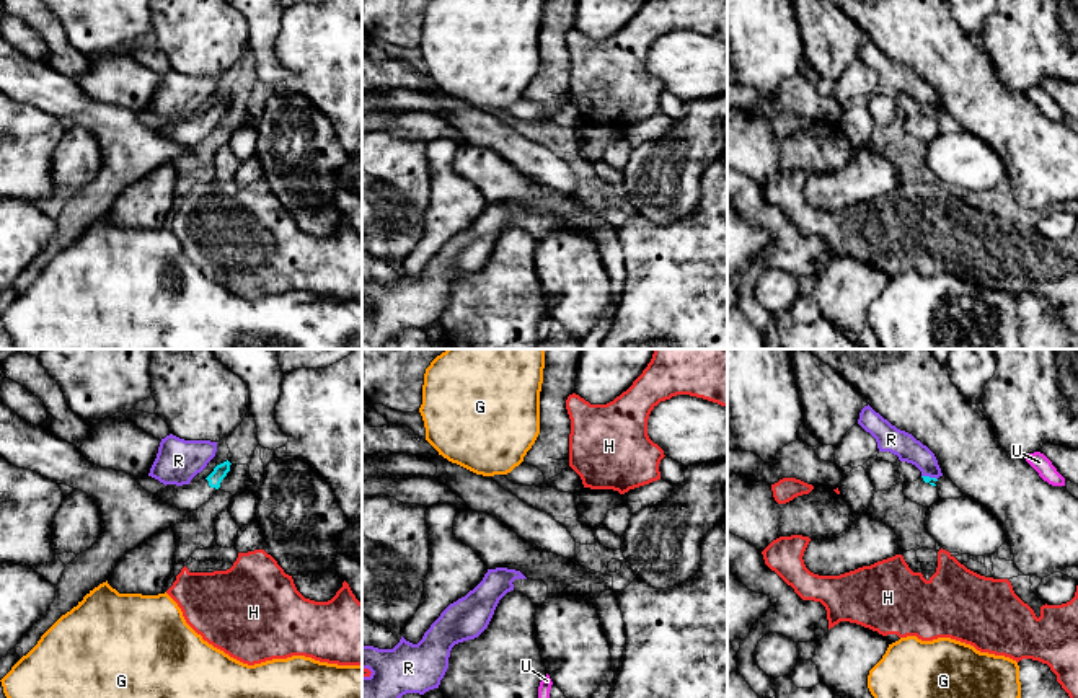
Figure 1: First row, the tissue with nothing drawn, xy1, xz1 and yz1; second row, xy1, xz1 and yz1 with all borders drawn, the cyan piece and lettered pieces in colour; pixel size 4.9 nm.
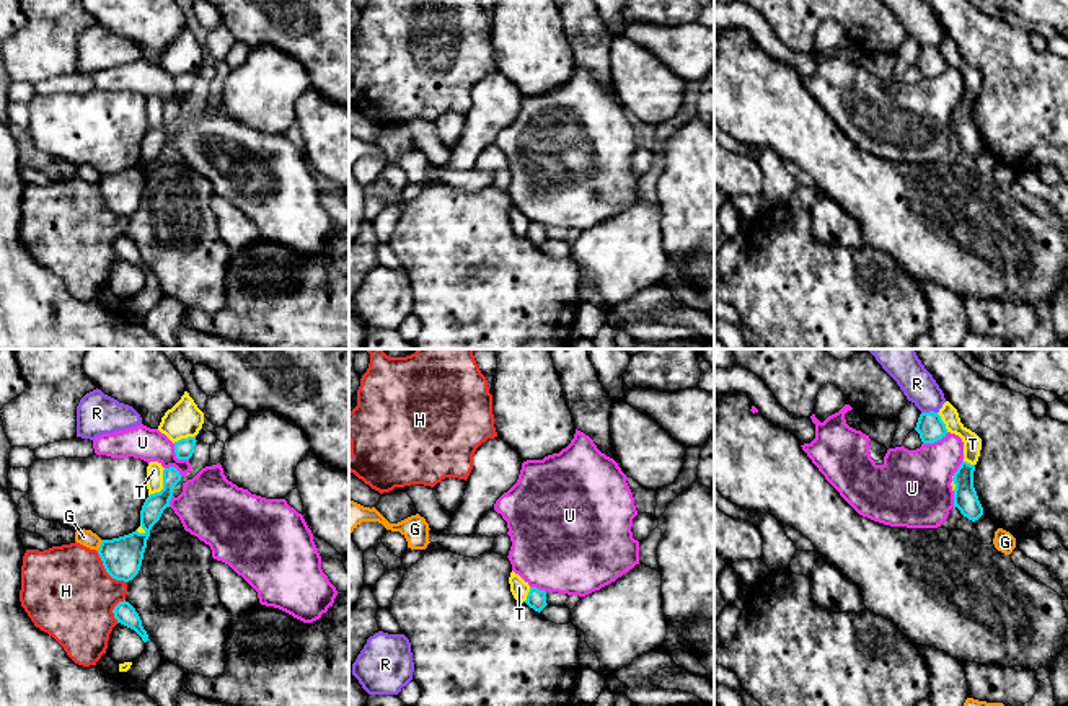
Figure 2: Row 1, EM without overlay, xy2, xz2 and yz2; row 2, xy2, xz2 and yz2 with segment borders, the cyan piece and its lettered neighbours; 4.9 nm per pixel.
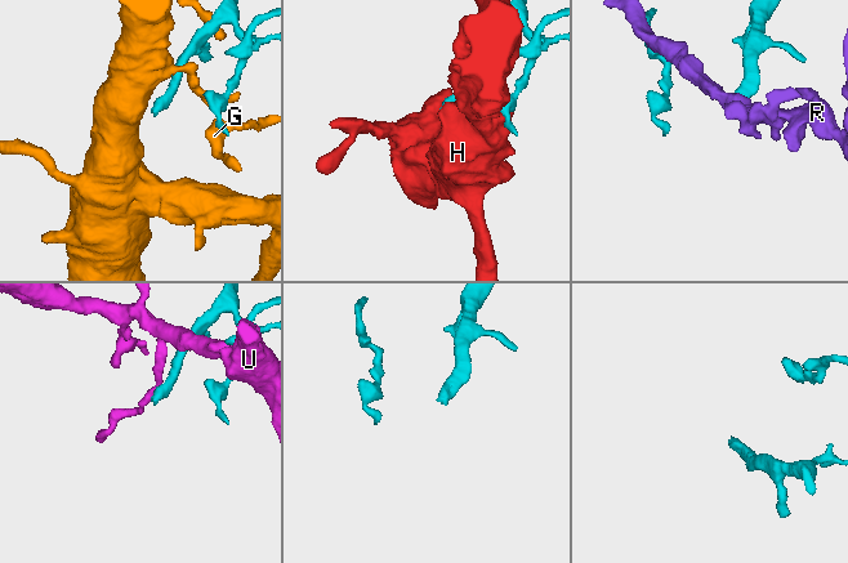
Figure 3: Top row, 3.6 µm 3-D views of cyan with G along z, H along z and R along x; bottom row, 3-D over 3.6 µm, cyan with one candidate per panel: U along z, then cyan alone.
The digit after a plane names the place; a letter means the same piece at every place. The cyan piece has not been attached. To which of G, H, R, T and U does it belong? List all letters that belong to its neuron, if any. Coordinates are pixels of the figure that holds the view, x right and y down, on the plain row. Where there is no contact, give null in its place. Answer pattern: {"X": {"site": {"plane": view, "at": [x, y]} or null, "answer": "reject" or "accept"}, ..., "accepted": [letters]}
{"G": {"site": {"plane": "xy2", "at": [100, 180]}, "answer": "reject"}, "H": {"site": {"plane": "xy2", "at": [106, 206]}, "answer": "reject"}, "R": {"site": {"plane": "yz2", "at": [930, 46]}, "answer": "reject"}, "T": {"site": {"plane": "xy2", "at": [163, 119]}, "answer": "reject"}, "U": {"site": {"plane": "xy2", "at": [176, 92]}, "answer": "reject"}, "accepted": []}

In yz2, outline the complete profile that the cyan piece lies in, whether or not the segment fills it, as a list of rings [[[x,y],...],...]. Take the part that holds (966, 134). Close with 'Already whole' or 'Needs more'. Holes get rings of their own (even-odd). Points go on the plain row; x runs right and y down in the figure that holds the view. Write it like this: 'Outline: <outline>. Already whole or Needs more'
Outline: [[[962,95],[952,113],[955,119],[954,142],[957,142],[960,148],[972,157],[978,155],[983,150],[983,142],[973,122],[973,106],[975,99]]]. Already whole

